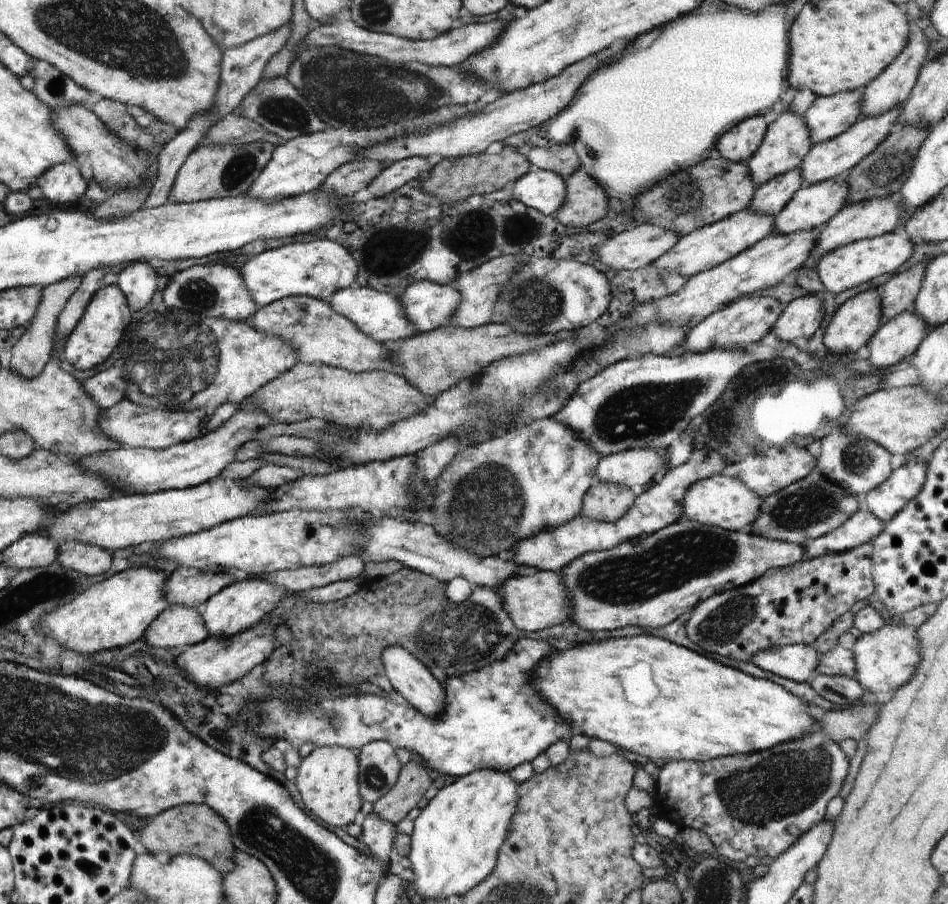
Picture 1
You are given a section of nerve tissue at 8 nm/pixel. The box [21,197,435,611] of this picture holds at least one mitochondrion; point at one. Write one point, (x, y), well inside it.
(176, 361)

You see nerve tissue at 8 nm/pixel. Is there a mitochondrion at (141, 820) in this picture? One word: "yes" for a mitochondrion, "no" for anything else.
no

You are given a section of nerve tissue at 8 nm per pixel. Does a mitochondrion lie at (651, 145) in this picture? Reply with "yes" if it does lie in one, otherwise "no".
no

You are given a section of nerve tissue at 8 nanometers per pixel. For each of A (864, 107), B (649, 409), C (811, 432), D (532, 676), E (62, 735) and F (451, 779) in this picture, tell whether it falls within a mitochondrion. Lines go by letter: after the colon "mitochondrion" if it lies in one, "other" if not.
A: other
B: mitochondrion
C: other
D: other
E: mitochondrion
F: other

